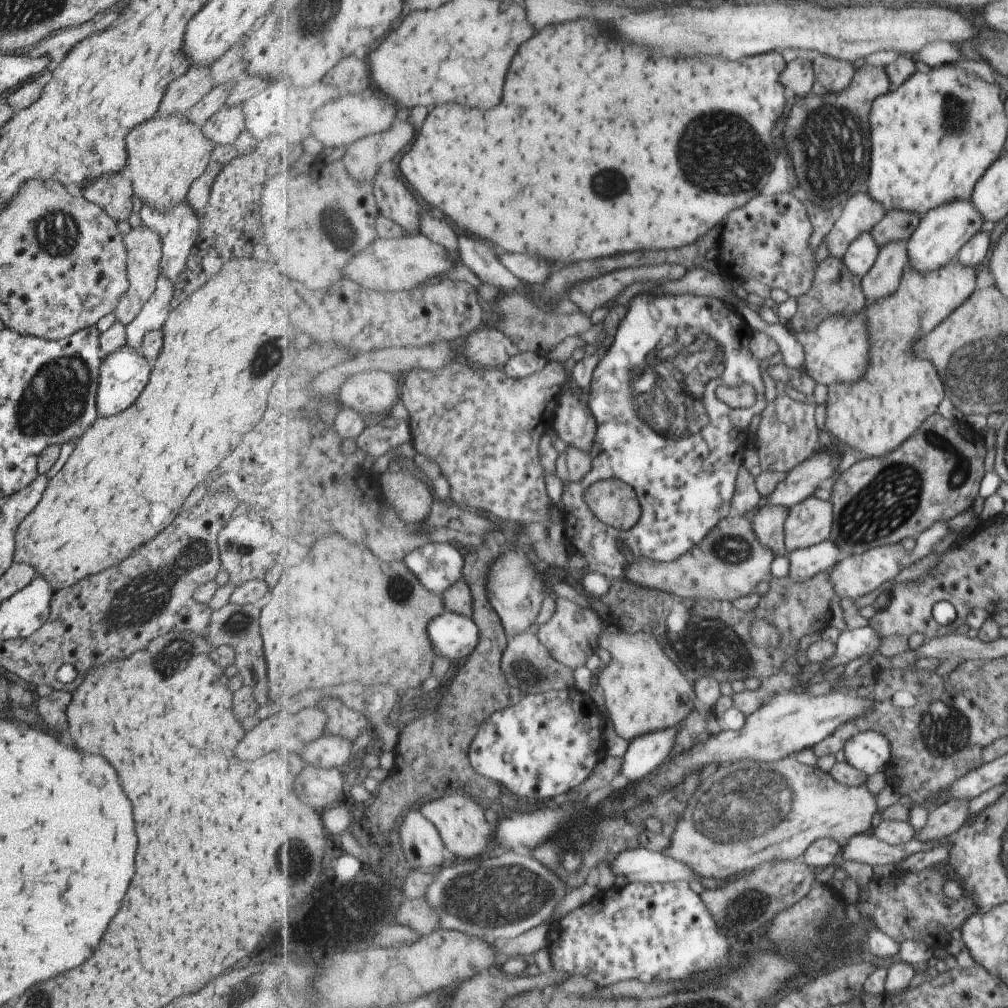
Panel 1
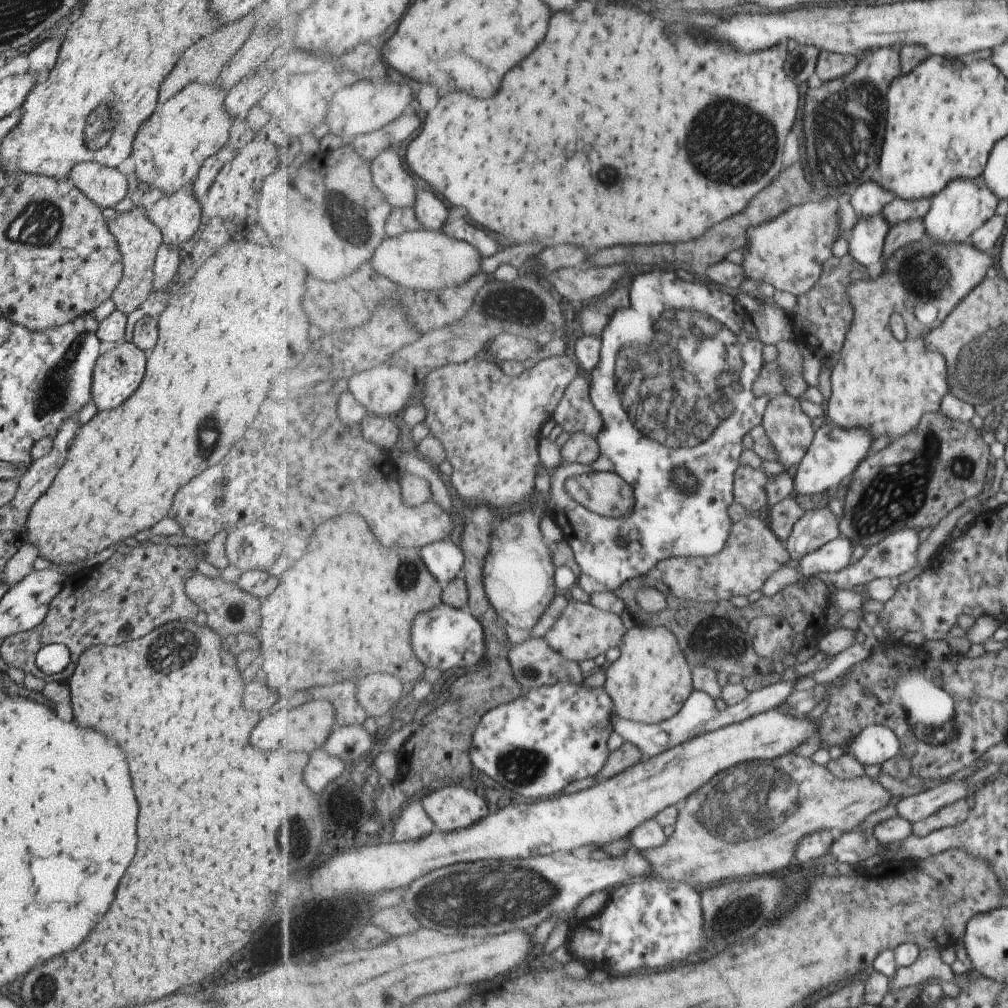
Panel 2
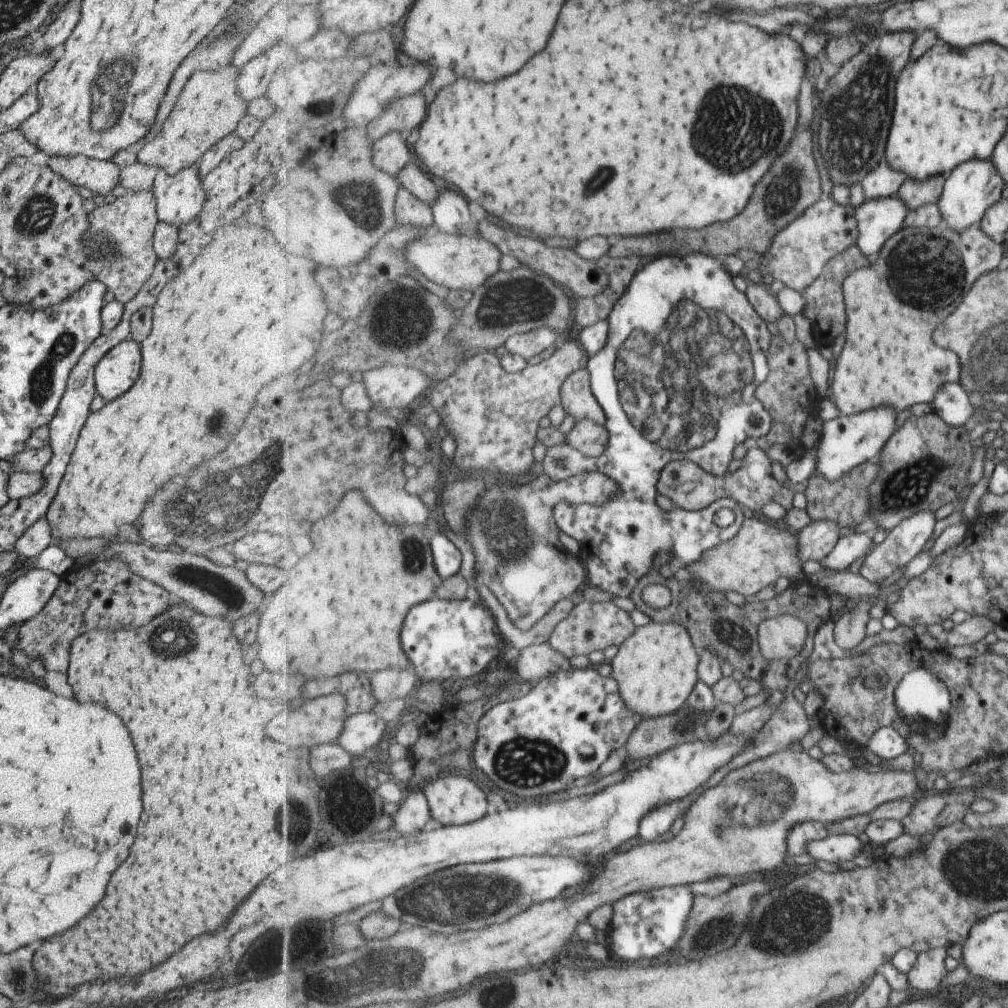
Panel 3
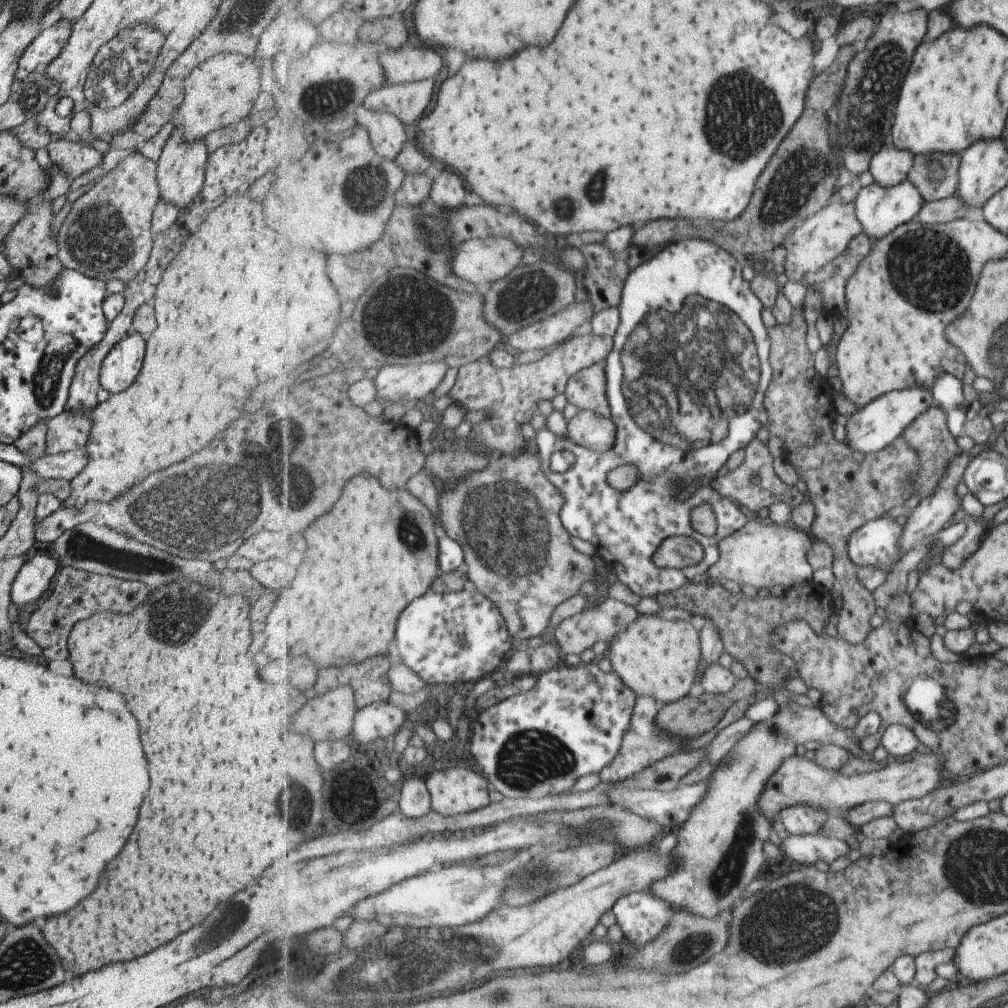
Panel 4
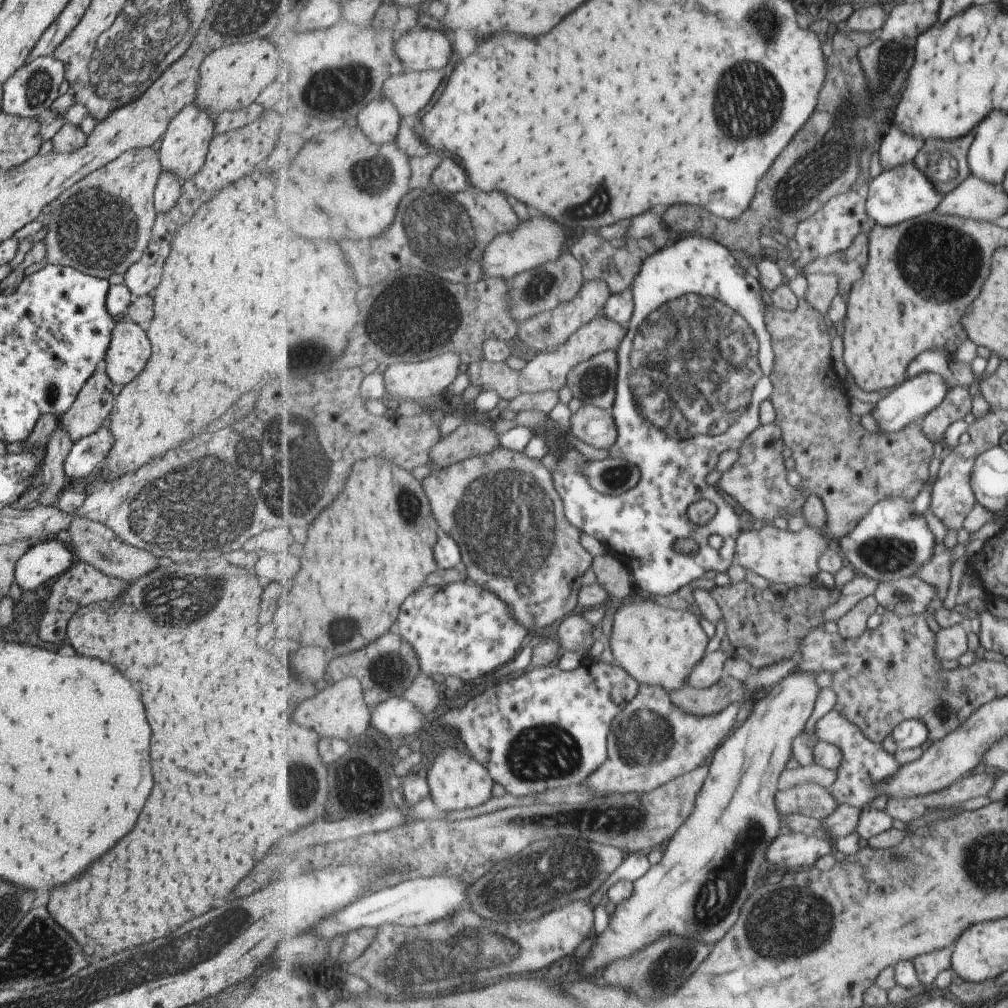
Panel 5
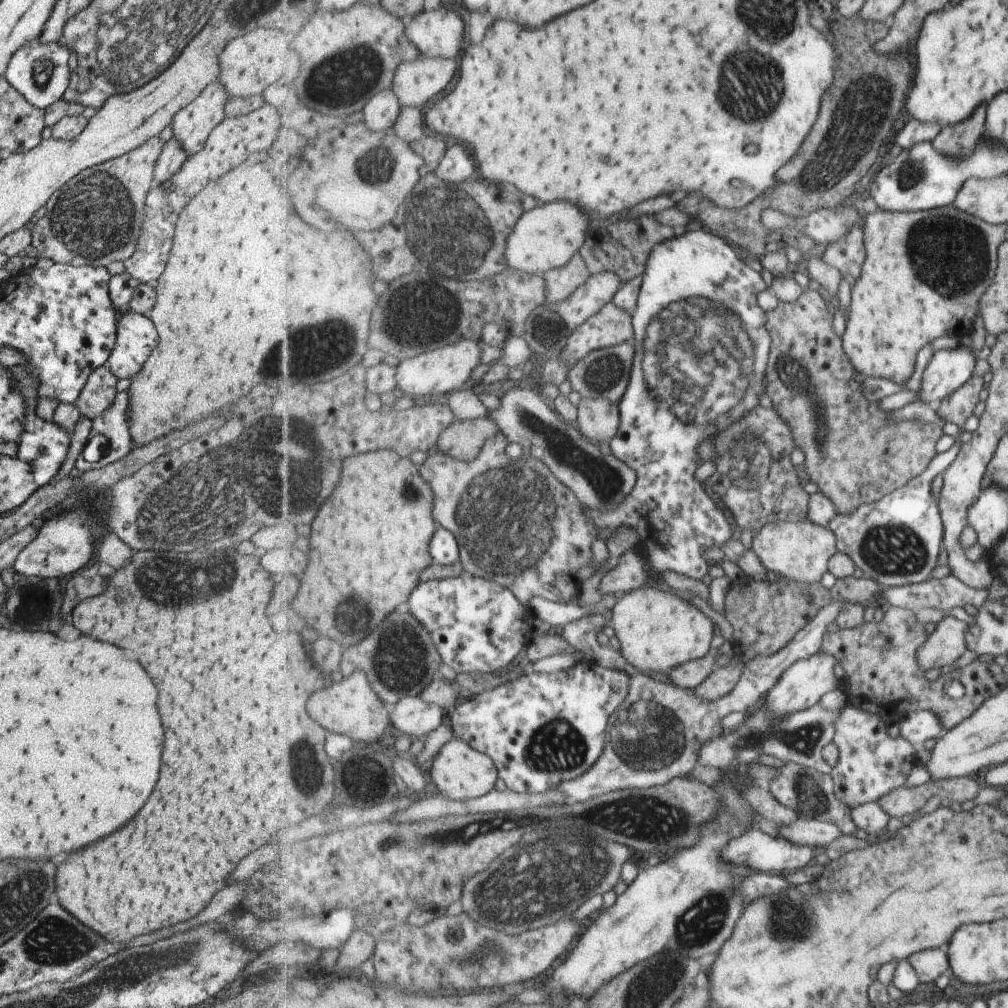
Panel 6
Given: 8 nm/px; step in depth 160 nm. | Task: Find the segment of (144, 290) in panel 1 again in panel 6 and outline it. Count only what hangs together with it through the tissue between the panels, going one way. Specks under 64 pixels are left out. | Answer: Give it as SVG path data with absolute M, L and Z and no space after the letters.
M157 135L148 138L147 141L140 144L137 148L122 154L121 156L103 161L102 163L96 164L95 166L86 168L80 173L77 173L73 178L70 178L61 188L55 190L55 192L49 196L47 202L45 202L45 213L41 218L37 219L34 223L32 230L30 231L30 245L36 248L38 252L38 257L45 257L52 260L54 263L69 263L73 266L79 266L85 263L87 266L102 266L105 267L109 262L123 262L127 260L131 254L133 254L134 248L136 247L136 242L140 234L141 221L144 218L142 213L144 200L147 193L150 192L151 186L153 186L154 177L154 164L156 158L159 156L160 150L164 145L163 141L157 137Z

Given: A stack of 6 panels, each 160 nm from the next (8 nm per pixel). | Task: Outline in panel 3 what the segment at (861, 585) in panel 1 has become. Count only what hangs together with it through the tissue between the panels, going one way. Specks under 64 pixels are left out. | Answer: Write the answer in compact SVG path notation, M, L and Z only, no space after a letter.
M921 511L914 514L911 518L906 518L899 526L890 530L882 543L879 543L869 553L862 563L860 573L869 581L874 583L887 580L893 572L897 572L899 568L907 566L920 552L927 546L927 542L933 536L935 530L935 511Z

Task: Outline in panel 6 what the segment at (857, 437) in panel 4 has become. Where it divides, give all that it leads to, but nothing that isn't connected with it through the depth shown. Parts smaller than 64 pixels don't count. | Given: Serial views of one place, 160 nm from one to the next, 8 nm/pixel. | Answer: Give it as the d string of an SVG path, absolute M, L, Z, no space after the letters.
M958 344L951 349L943 349L933 354L921 380L920 398L915 401L937 406L956 388L973 375L976 356L971 349Z

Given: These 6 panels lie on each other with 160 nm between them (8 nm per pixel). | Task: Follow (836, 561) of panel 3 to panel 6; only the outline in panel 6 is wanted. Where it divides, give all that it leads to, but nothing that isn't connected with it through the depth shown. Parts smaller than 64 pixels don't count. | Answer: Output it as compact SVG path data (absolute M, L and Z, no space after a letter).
M958 437L944 452L929 463L918 477L903 488L894 490L872 503L862 503L850 516L837 516L830 529L837 535L838 550L848 554L863 572L863 576L880 582L884 588L902 587L928 581L937 566L944 545L944 519L940 502L933 496L933 478L945 472L959 450Z

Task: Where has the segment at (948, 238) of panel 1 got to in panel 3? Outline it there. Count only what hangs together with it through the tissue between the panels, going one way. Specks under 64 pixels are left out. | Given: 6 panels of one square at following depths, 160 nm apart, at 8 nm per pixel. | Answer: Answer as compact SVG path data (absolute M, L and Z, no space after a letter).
M973 159L959 164L947 174L944 191L938 202L944 216L944 227L955 232L979 225L989 205L1000 200L1004 179L990 159Z

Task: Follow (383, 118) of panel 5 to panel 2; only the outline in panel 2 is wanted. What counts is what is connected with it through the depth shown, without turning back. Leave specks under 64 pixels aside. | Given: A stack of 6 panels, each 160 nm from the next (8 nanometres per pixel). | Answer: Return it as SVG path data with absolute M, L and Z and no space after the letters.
M386 148L372 162L377 186L395 207L413 207L416 203L415 178L407 172L398 148Z

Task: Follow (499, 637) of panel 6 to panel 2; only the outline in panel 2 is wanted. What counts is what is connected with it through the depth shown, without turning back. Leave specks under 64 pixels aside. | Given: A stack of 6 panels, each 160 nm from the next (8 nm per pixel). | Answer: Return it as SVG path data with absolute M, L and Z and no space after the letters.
M444 602L417 616L412 626L412 645L421 662L429 668L447 672L453 668L471 668L486 658L486 632L480 619L469 608L460 609Z

